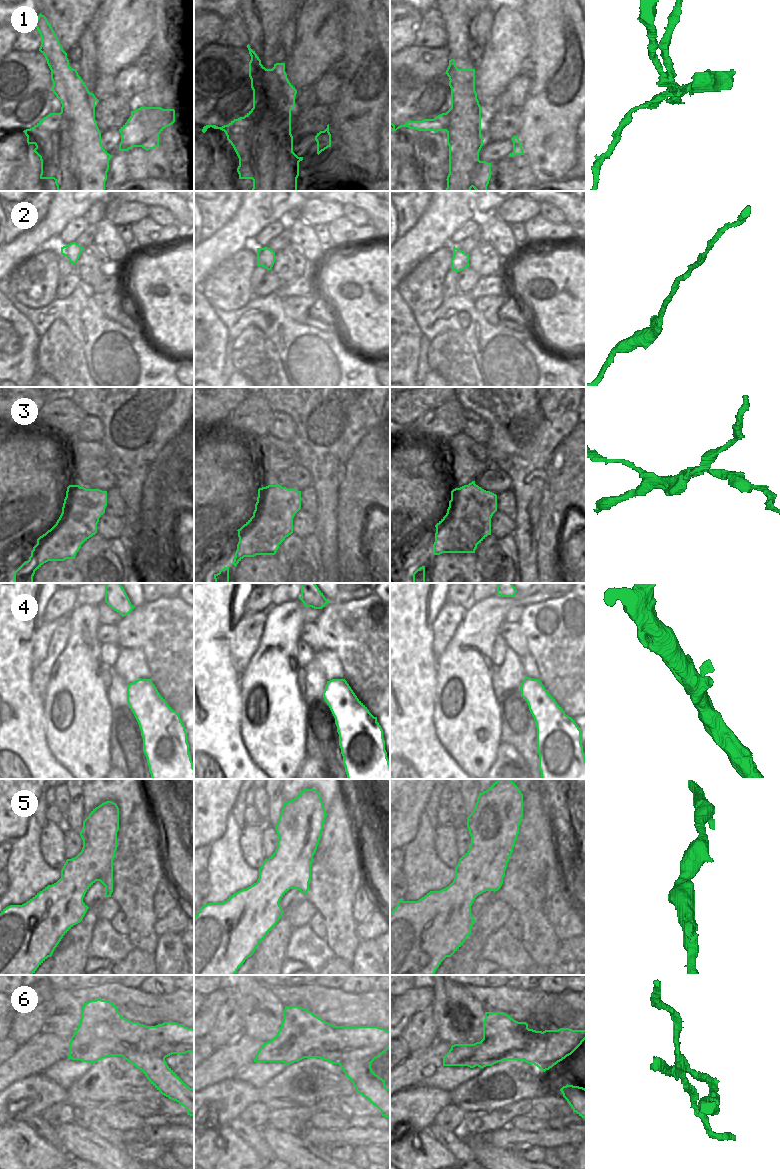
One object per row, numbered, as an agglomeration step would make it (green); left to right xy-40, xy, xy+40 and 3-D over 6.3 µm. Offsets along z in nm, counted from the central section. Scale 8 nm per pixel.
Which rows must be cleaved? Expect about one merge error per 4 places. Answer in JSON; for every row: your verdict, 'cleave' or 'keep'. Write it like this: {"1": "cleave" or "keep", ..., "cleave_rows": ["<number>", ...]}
{"1": "cleave", "2": "keep", "3": "cleave", "4": "keep", "5": "keep", "6": "cleave", "cleave_rows": ["1", "3", "6"]}

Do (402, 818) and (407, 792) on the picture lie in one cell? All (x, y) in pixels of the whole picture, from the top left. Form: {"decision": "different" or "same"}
{"decision": "same"}

